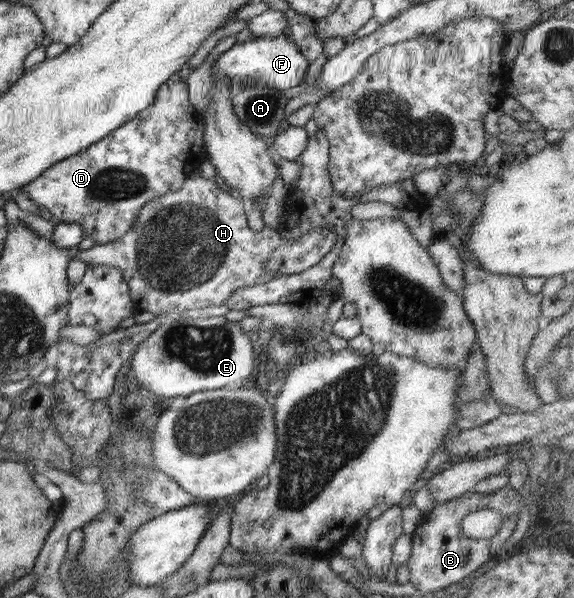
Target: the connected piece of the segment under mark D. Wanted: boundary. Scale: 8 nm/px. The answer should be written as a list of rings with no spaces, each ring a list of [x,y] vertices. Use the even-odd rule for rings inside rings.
[[[179,72],[157,90],[153,104],[137,113],[131,121],[75,156],[56,162],[20,190],[26,192],[38,207],[46,207],[60,222],[78,224],[96,244],[120,239],[133,227],[143,205],[180,189],[188,176],[207,159],[202,115],[190,104],[187,83]]]

